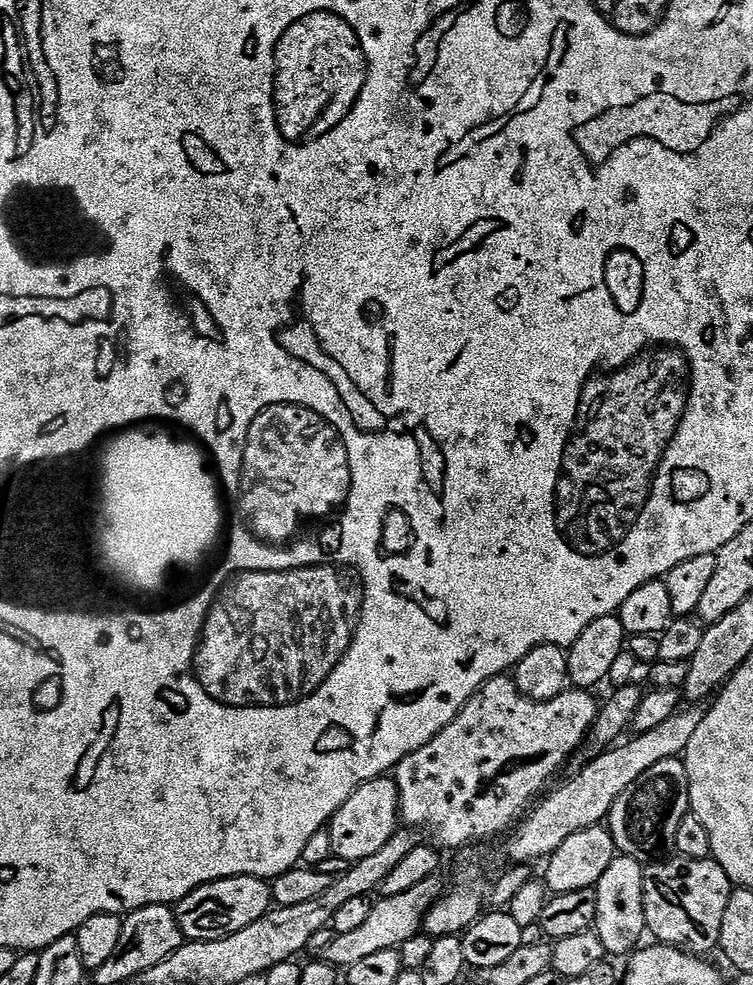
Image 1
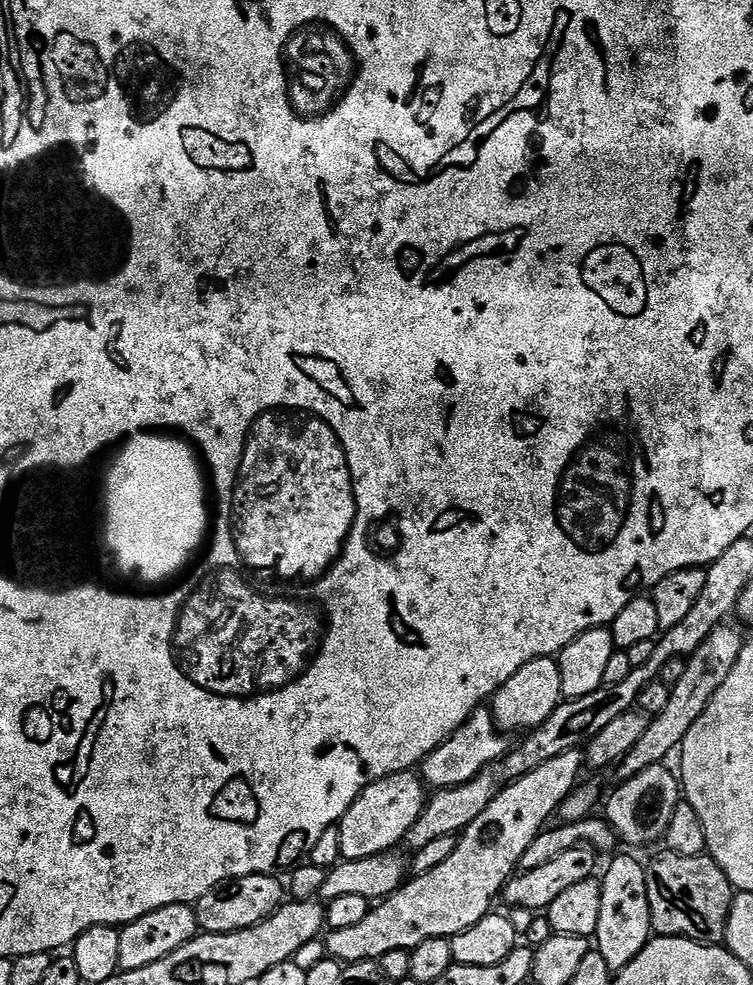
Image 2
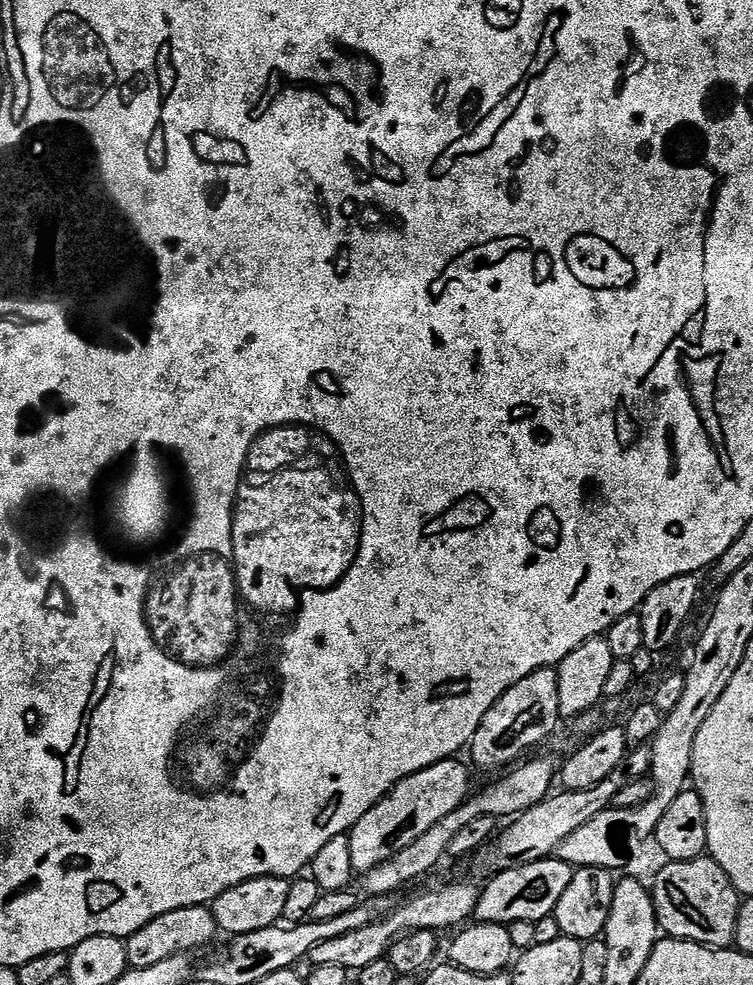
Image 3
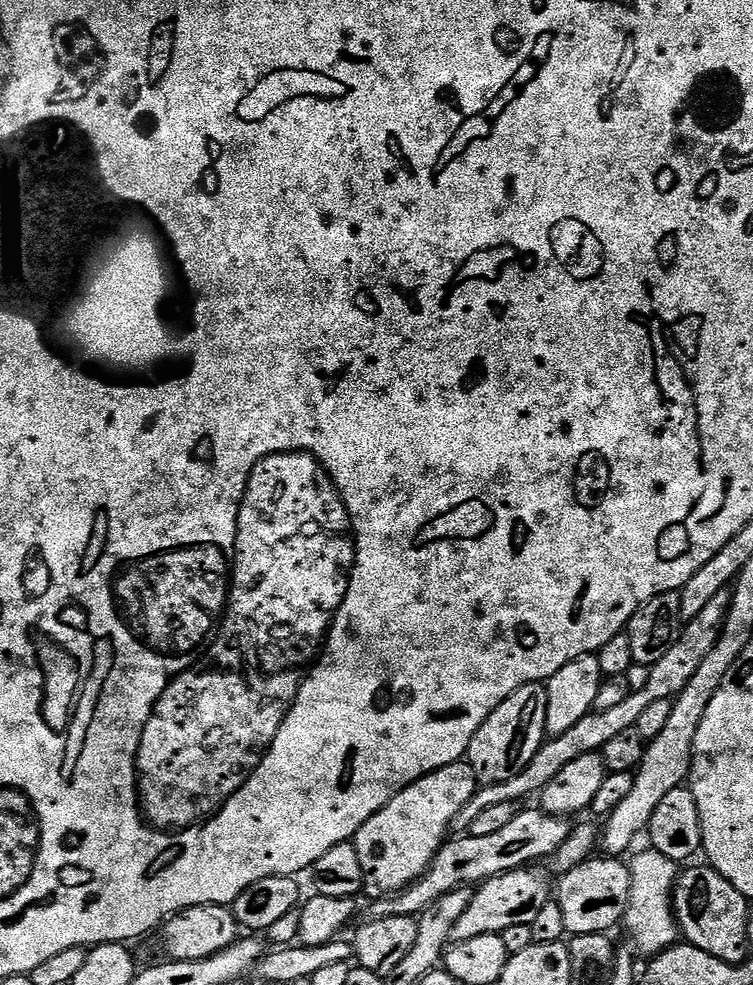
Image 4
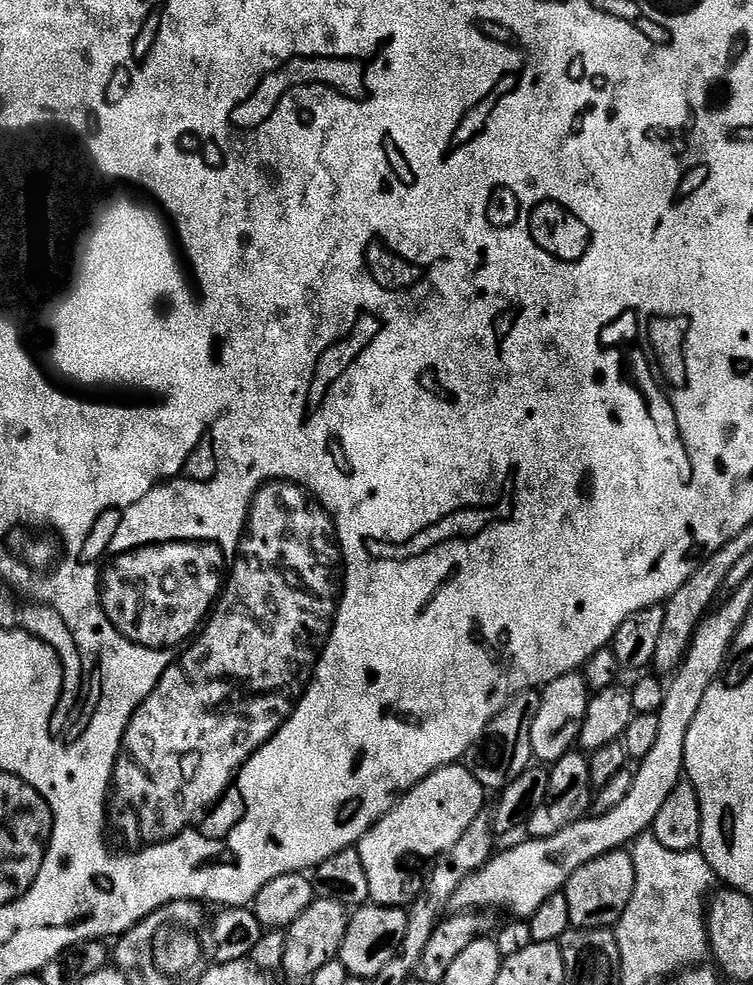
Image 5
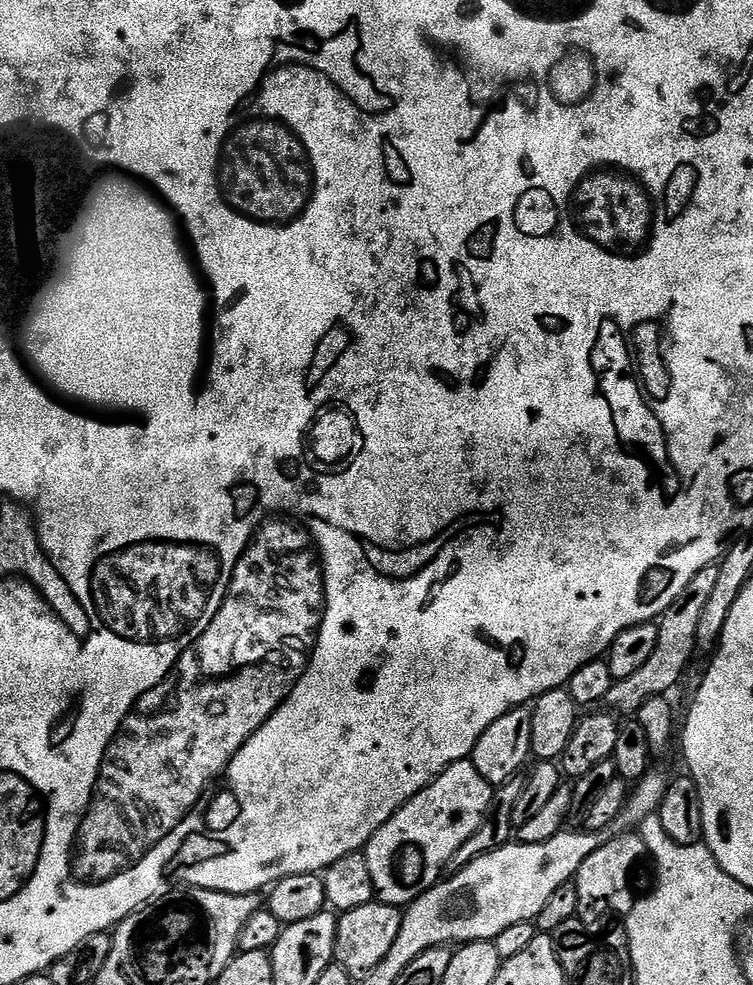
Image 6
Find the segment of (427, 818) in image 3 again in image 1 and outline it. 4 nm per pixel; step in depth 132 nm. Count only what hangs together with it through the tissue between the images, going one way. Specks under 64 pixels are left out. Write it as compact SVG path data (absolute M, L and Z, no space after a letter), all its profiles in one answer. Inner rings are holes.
M382 775L377 780L367 780L356 787L354 794L342 802L331 818L332 854L349 864L357 864L362 858L370 858L370 854L378 854L378 850L382 850L398 830L399 820L400 795L395 779Z

